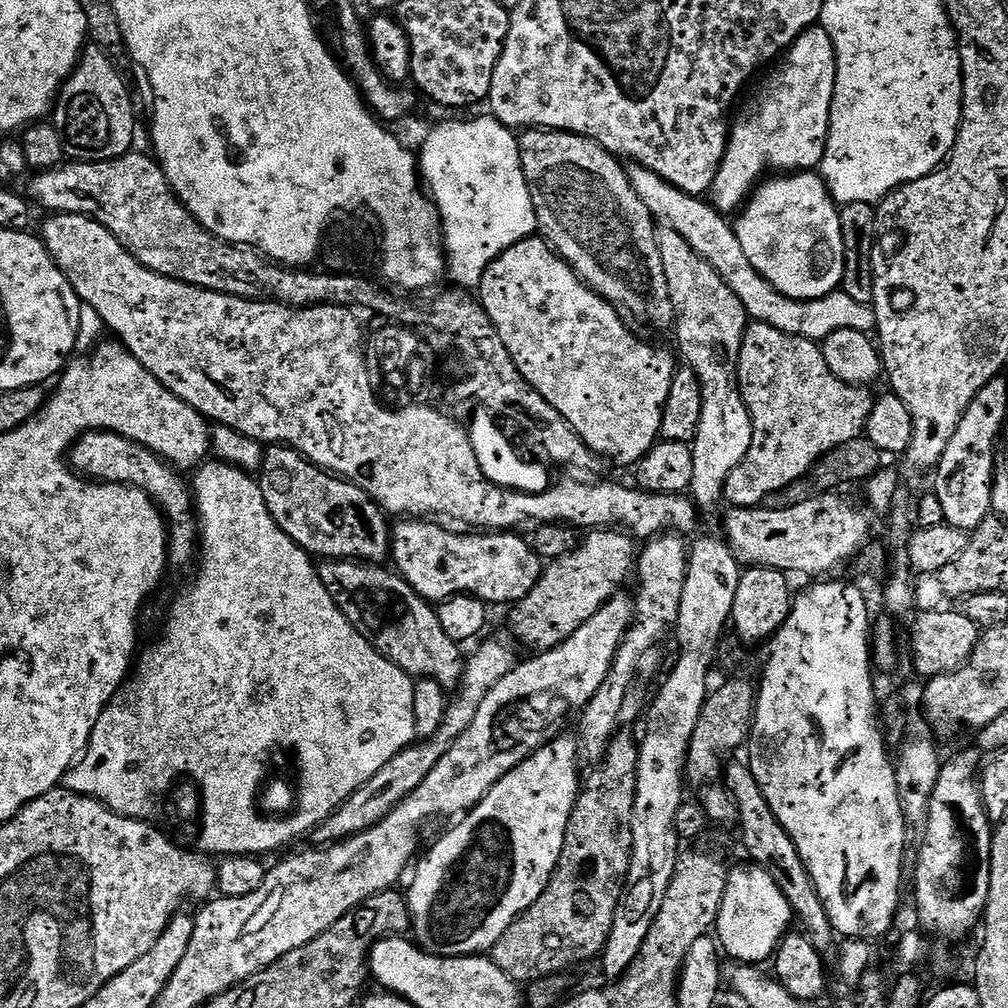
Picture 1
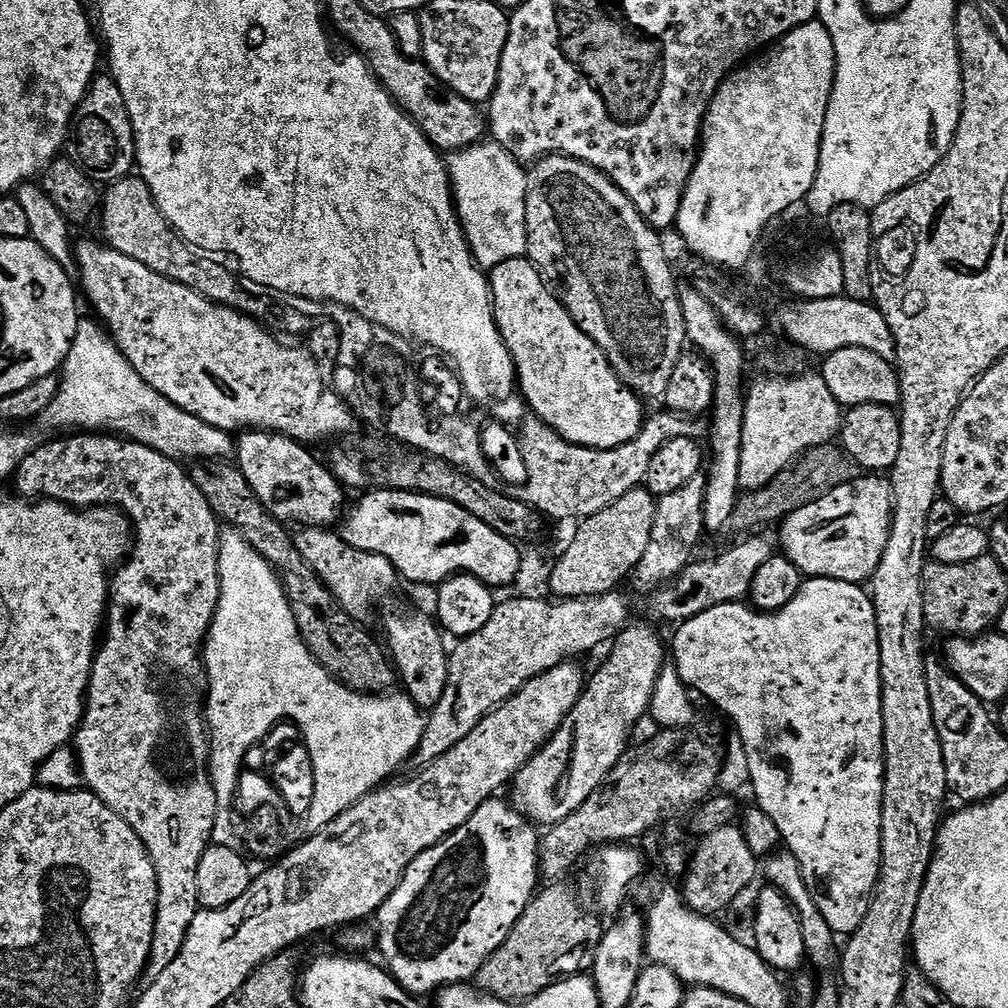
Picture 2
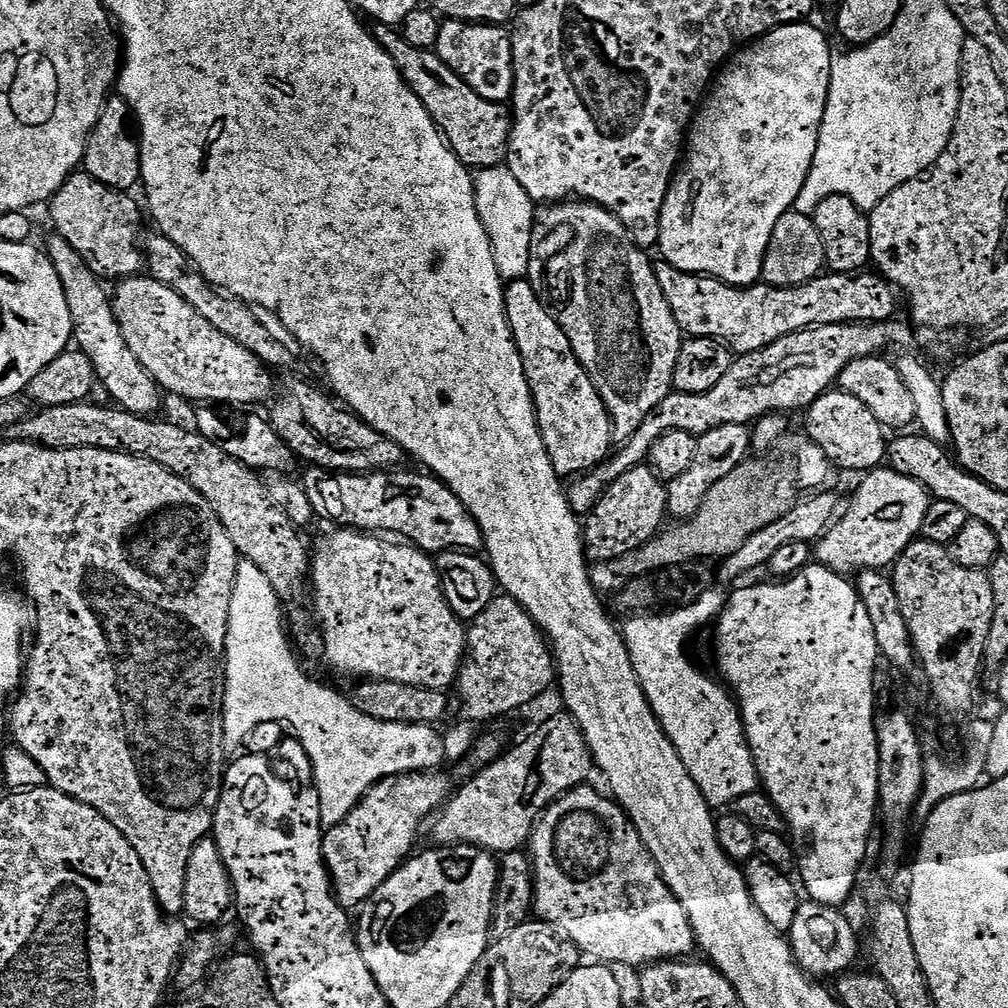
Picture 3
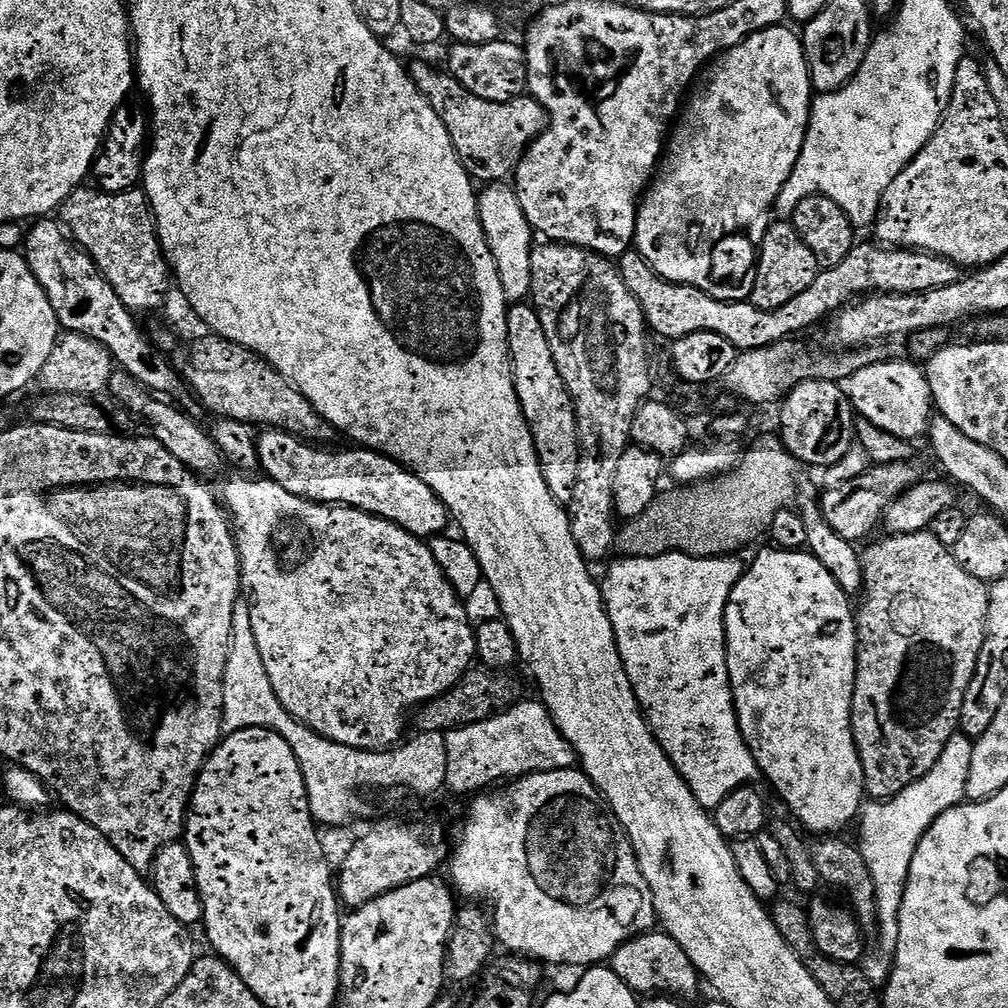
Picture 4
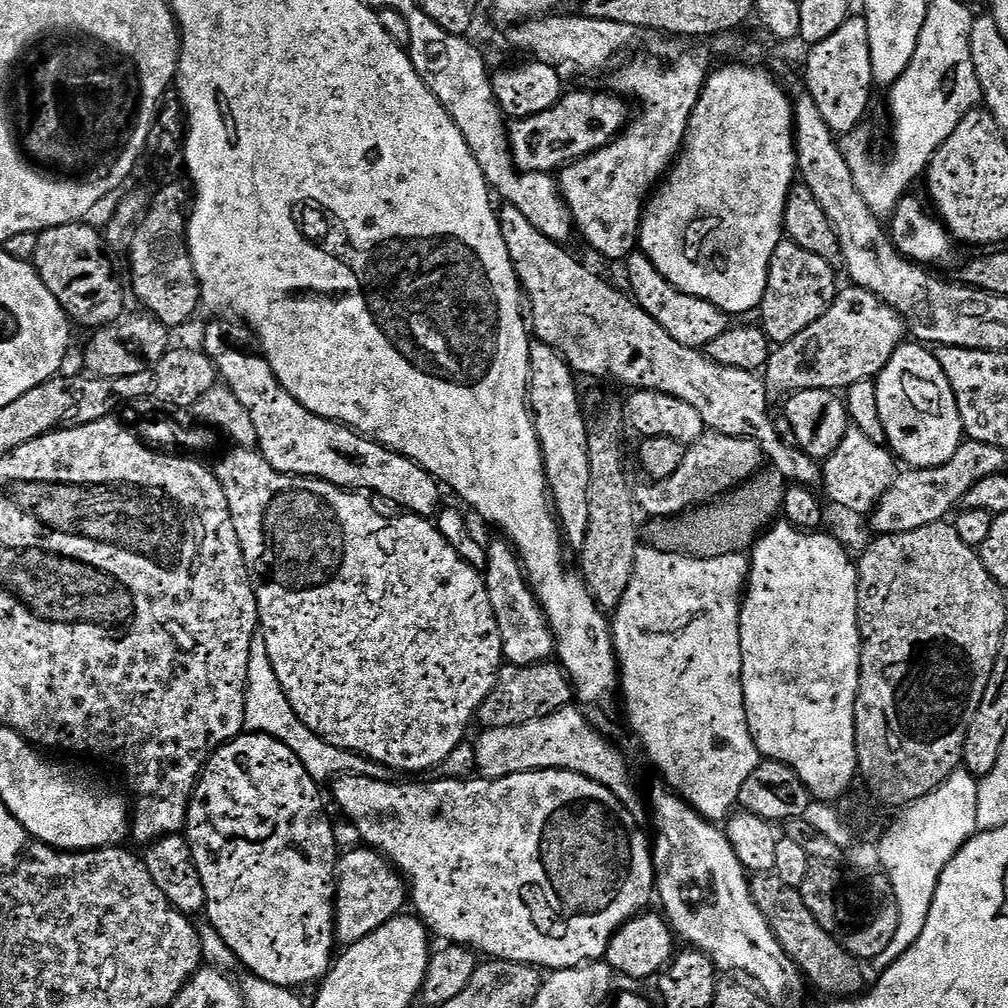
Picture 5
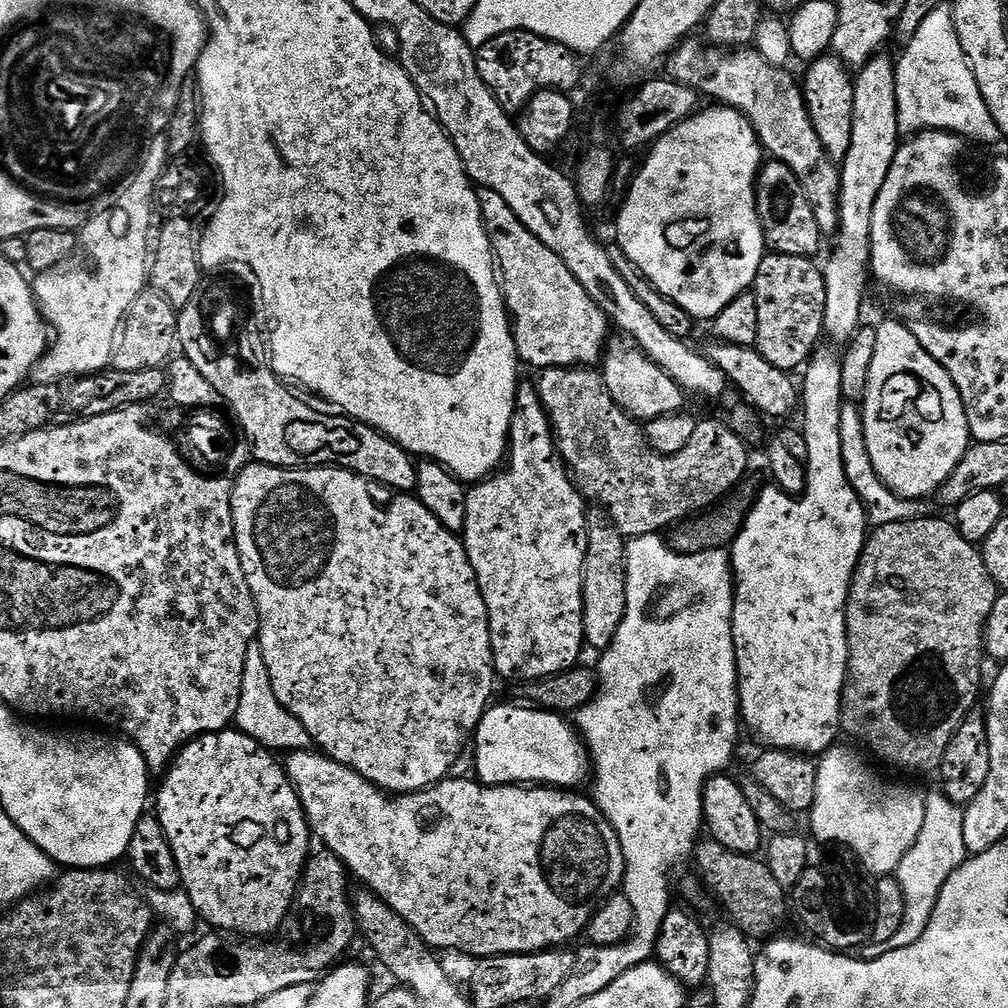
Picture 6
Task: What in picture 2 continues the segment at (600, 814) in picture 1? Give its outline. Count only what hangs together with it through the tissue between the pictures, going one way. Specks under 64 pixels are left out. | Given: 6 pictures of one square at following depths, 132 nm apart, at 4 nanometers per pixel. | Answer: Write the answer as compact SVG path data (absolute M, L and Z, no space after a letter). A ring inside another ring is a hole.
M552 882L544 887L537 891L526 906L522 918L518 918L510 930L506 942L498 946L495 954L480 967L474 977L475 983L485 993L495 996L497 1001L523 1002L531 996L537 996L548 988L544 978L548 978L554 958L584 942L594 942L604 936L606 928L603 923L600 925L601 917L595 911L587 912L580 905L579 898L572 893L568 882Z

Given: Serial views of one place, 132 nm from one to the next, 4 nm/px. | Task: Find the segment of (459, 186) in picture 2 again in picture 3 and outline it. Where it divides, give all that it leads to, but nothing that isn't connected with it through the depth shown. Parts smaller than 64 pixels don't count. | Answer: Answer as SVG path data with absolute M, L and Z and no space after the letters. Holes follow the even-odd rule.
M507 166L481 168L475 173L476 209L482 226L492 243L496 275L501 281L511 282L527 277L532 253L532 226L534 201L522 190L518 178L510 174Z

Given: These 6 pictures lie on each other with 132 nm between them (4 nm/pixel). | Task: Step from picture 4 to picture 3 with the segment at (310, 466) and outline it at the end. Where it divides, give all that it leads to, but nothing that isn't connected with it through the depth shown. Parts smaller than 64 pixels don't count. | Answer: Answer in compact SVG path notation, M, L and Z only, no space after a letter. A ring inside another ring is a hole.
M393 470L390 472L369 472L367 474L312 474L316 476L308 476L305 479L303 478L302 484L304 488L307 489L309 500L314 508L320 510L324 507L325 514L336 523L333 525L339 526L341 529L355 530L369 534L395 534L397 537L411 542L415 547L419 548L421 552L427 552L429 554L439 554L441 552L450 552L453 550L476 550L476 547L479 549L482 544L480 528L474 522L474 518L462 506L462 502L459 498L448 489L448 485L440 483L440 481L431 474L423 474L424 476L419 476L416 472L404 471L405 470Z

